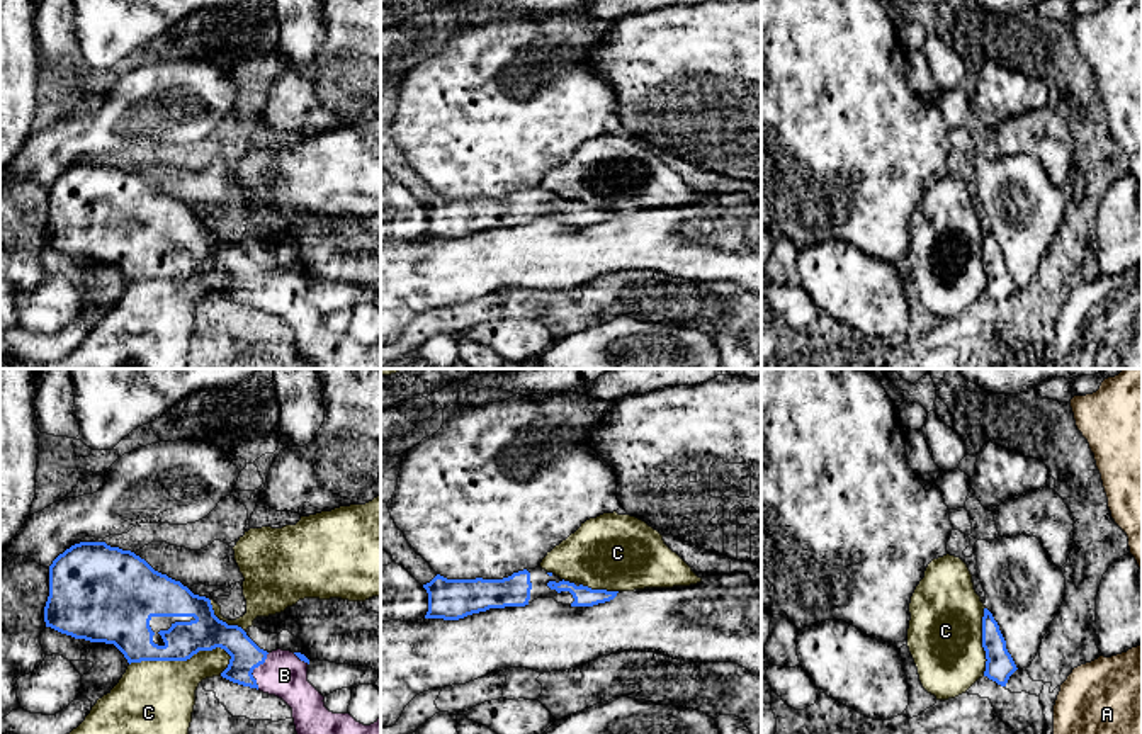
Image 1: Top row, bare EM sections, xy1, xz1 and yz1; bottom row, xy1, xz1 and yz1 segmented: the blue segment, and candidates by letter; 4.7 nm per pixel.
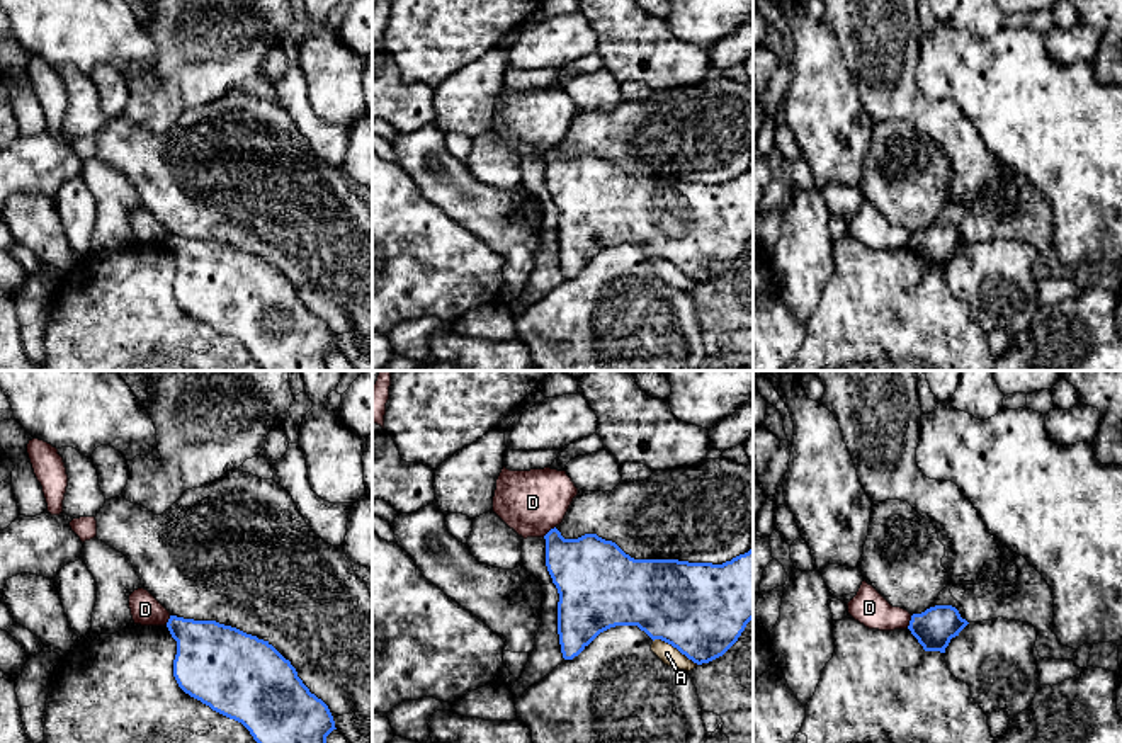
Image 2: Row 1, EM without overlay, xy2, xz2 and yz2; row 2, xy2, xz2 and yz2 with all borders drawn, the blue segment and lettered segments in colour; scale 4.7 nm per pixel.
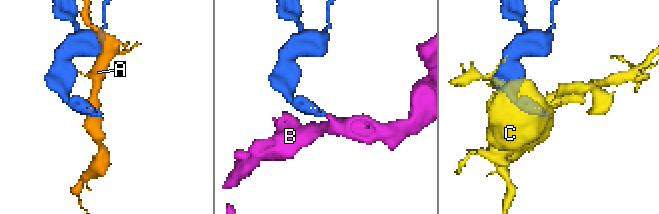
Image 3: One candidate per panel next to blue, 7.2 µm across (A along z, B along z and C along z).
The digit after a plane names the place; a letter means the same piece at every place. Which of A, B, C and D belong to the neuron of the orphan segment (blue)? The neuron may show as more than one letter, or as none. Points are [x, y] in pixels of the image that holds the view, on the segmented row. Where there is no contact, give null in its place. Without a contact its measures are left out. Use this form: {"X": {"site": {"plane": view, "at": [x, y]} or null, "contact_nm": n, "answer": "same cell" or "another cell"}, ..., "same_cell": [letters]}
{"A": {"site": {"plane": "xz2", "at": [675, 646]}, "contact_nm": 240, "answer": "another cell"}, "B": {"site": {"plane": "xy1", "at": [254, 668]}, "contact_nm": 190, "answer": "same cell"}, "C": {"site": {"plane": "xy1", "at": [180, 660]}, "contact_nm": 480, "answer": "another cell"}, "D": {"site": {"plane": "xz2", "at": [549, 531]}, "contact_nm": 80, "answer": "another cell"}, "same_cell": ["B"]}

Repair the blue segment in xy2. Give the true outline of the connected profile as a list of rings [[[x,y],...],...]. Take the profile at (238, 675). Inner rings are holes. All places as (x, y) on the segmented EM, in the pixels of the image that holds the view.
[[[170,615],[167,627],[177,641],[173,677],[178,687],[212,711],[241,723],[257,743],[326,743],[326,736],[337,729],[328,706],[309,692],[291,661],[269,641],[216,621]]]

